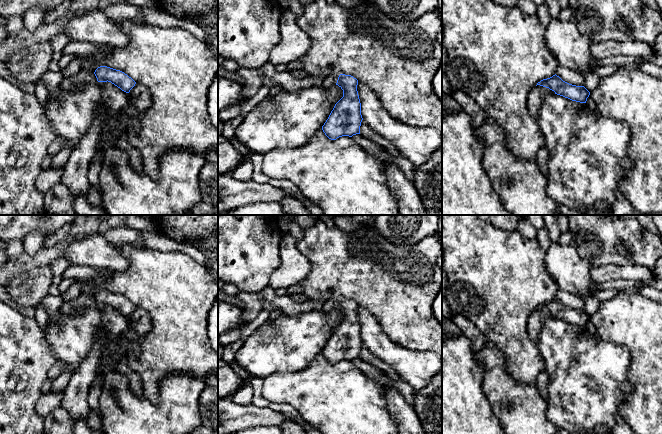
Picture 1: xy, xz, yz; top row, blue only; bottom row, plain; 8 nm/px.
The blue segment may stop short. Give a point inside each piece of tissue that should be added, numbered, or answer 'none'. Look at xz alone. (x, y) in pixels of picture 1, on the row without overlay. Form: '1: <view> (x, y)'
1: xz (331, 304)

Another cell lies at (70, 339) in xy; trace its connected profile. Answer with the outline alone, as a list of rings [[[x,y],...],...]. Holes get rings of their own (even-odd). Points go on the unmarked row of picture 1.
[[[108,305],[82,308],[69,315],[58,311],[58,321],[50,320],[42,331],[56,362],[61,361],[63,369],[69,368],[72,374],[100,343],[101,355],[96,374],[102,375],[101,390],[106,388],[105,374],[109,370],[115,371],[119,359],[140,353],[143,337],[134,331],[129,317]]]

